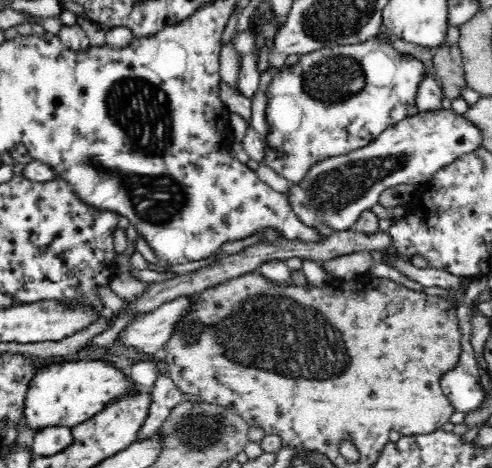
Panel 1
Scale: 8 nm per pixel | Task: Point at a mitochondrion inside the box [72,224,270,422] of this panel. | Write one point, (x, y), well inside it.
(119, 353)

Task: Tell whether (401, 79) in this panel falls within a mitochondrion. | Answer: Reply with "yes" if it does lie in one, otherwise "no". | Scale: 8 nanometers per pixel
no

